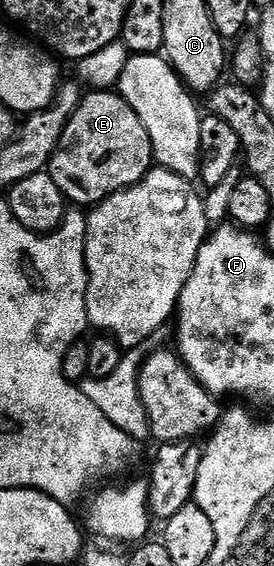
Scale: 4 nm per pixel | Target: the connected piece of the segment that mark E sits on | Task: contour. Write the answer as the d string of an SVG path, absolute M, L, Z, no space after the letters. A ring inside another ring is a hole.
M94 89L83 98L82 102L66 122L64 133L58 142L56 153L50 159L49 172L52 181L60 185L67 200L71 204L79 203L85 209L93 208L117 191L136 185L155 166L152 141L148 137L148 129L144 129L144 121L136 117L132 105L124 101L114 89Z

